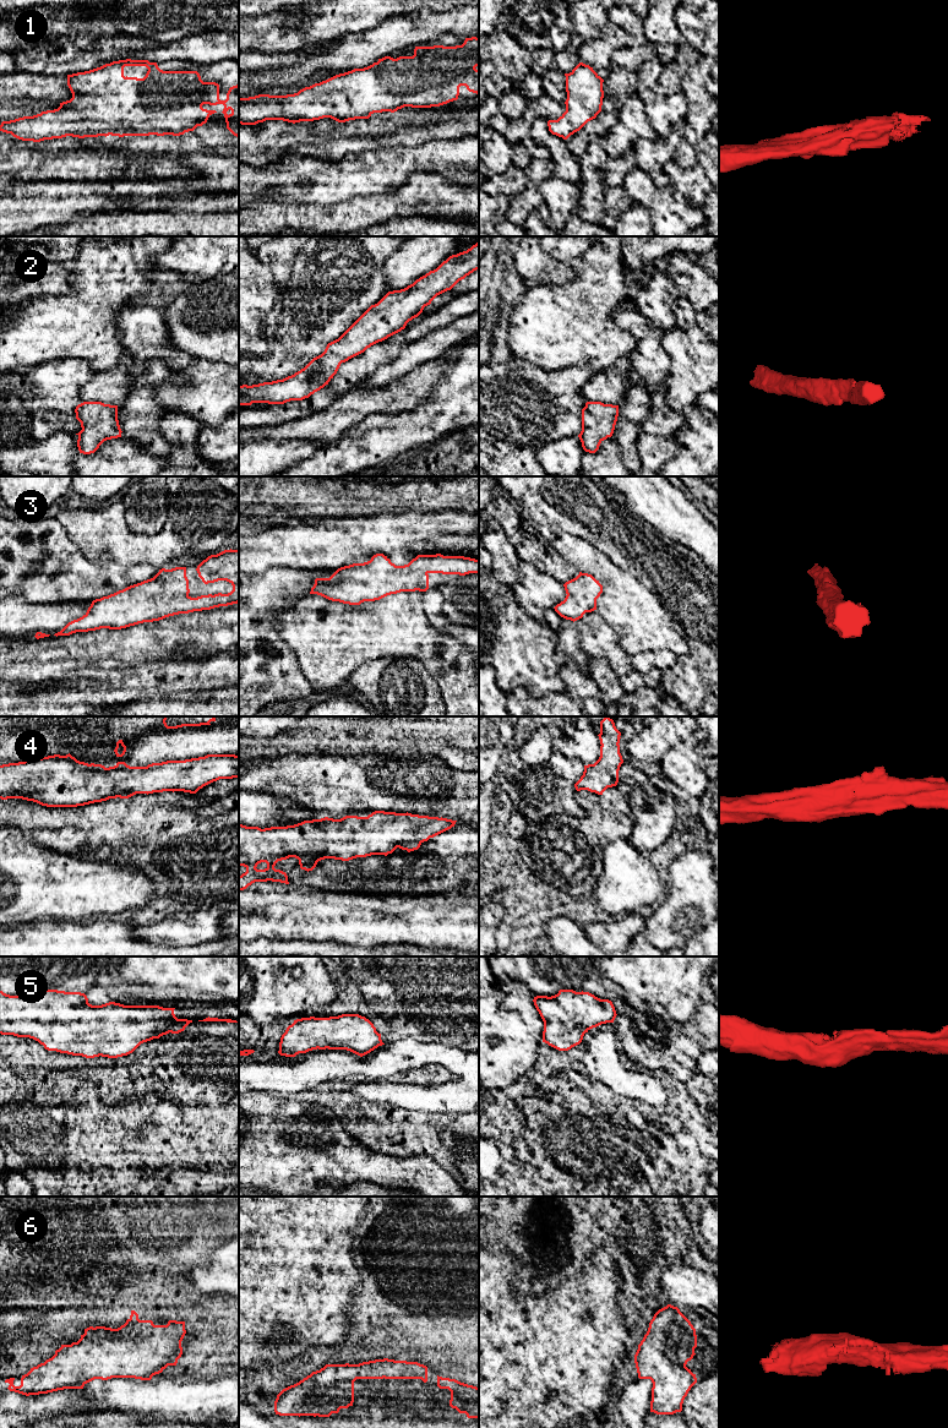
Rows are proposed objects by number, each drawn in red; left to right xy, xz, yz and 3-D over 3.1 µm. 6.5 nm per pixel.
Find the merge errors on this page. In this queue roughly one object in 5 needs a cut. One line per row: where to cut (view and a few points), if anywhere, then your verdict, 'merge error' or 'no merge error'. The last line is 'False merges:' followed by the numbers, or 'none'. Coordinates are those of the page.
1: cut none; no merge error
2: cut none; no merge error
3: cut none; no merge error
4: cut none; no merge error
5: cut none; no merge error
6: cut none; no merge error
False merges: none

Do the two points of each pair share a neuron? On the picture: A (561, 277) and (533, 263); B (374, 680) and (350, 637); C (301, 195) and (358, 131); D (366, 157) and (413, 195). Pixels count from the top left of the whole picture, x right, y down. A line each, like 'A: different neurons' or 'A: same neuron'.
A: same neuron
B: different neurons
C: different neurons
D: different neurons

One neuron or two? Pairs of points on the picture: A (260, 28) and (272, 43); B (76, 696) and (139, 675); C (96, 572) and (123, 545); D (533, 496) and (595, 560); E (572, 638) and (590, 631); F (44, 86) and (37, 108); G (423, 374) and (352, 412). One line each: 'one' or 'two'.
A: one
B: one
C: two
D: two
E: two
F: two
G: one

